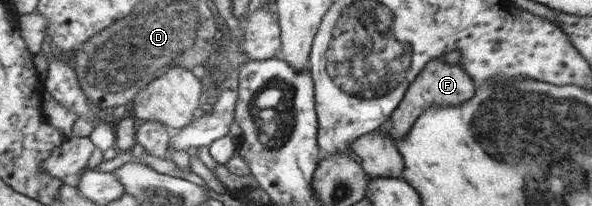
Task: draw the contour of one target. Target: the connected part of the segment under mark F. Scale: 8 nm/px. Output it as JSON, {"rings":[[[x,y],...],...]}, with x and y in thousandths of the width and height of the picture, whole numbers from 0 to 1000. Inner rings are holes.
{"rings":[[[748,277],[725,296],[713,345],[706,354],[706,369],[691,408],[677,500],[674,500],[671,529],[660,553],[657,597],[660,597],[659,641],[662,646],[662,665],[669,684],[682,680],[701,583],[721,524],[777,515],[789,485],[797,481],[802,437],[802,403],[797,374],[782,335],[779,301],[758,311],[748,291]]]}

